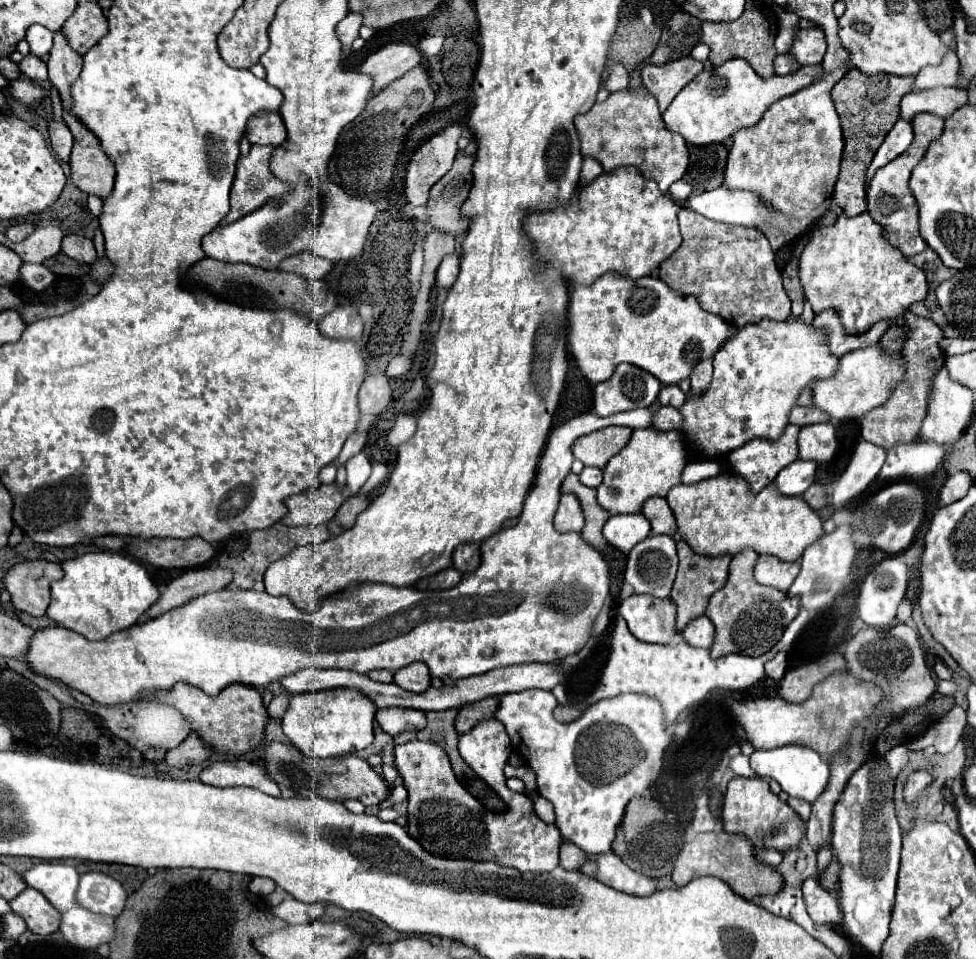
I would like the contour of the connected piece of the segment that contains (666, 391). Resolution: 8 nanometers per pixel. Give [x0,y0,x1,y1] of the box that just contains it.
[659,386,685,408]

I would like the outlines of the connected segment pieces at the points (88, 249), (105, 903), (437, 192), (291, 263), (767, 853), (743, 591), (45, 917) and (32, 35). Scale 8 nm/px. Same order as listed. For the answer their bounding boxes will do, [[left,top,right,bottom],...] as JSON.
[[61,234,97,264],[77,872,125,916],[429,154,473,236],[281,250,333,280],[759,848,783,866],[707,550,799,658],[9,888,61,936],[25,24,53,58]]

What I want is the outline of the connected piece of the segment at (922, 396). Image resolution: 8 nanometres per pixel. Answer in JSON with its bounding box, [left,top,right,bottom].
[861,312,945,450]

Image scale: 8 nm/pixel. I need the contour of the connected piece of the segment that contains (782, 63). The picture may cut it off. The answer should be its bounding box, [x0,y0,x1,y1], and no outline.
[775,54,799,76]

